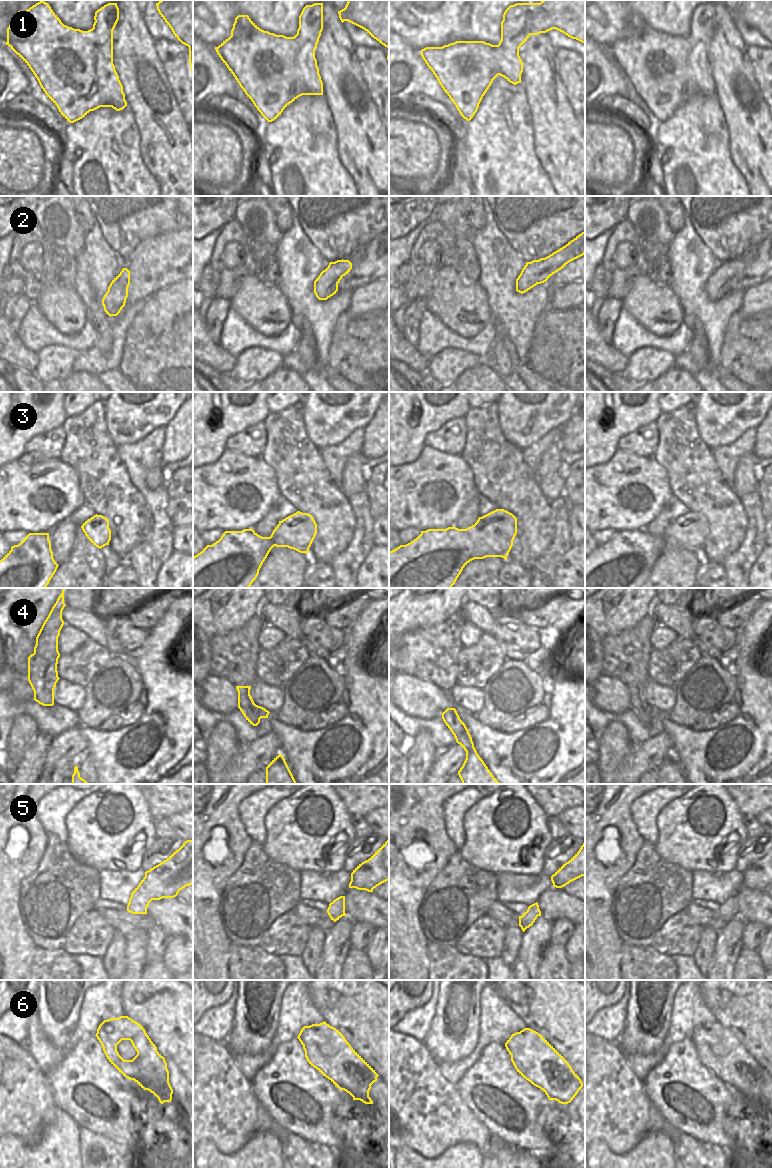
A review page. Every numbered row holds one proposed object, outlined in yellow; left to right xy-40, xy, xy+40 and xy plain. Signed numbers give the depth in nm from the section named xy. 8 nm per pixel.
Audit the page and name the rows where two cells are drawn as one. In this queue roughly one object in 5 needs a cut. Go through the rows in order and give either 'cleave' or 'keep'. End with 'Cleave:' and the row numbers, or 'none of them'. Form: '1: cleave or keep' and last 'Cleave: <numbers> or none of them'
1: keep
2: keep
3: keep
4: keep
5: keep
6: keep
Cleave: none of them

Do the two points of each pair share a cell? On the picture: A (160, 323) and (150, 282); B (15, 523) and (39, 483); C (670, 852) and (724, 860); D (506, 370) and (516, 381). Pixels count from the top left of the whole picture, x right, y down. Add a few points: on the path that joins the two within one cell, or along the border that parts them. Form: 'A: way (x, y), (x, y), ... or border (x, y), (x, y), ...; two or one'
A: border (174, 283), (159, 289), (146, 300); two
B: way (19, 513), (19, 504), (30, 493); one
C: way (684, 852), (704, 852), (712, 860); one
D: border (513, 371), (504, 378); two

